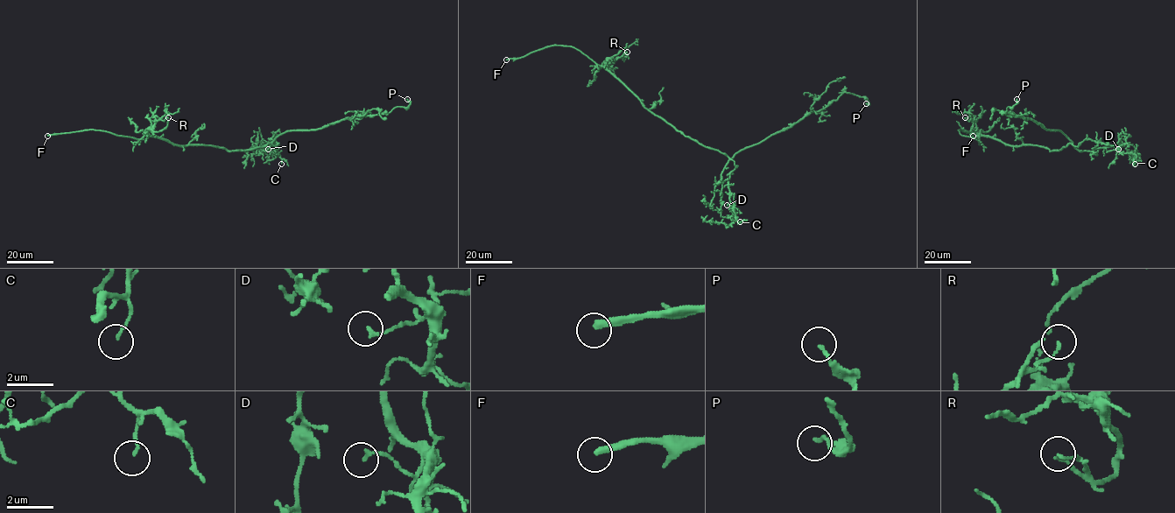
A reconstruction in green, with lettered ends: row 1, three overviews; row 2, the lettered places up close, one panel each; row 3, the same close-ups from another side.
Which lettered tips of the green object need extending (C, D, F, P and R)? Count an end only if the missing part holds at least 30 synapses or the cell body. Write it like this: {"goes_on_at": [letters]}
{"goes_on_at": ["F"]}

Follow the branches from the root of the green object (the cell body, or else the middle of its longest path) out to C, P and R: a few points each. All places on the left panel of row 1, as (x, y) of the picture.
C: (232, 151), (268, 144), (275, 146), (272, 139), (270, 145), (281, 164)
P: (232, 151), (266, 145), (287, 131), (316, 130), (341, 120), (388, 113), (407, 107), (407, 99)
R: (232, 151), (209, 145), (177, 145), (146, 133), (157, 121), (168, 117)

